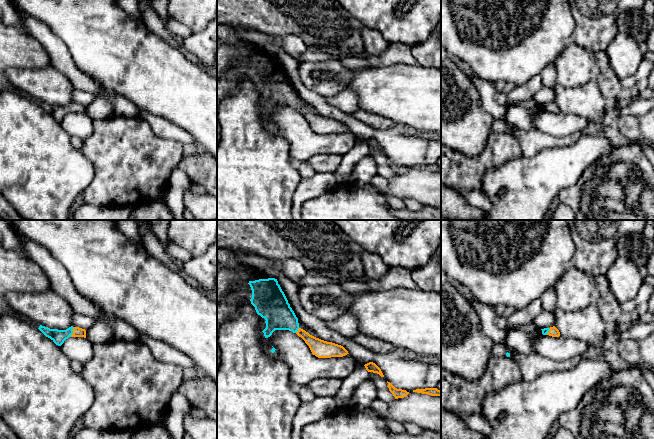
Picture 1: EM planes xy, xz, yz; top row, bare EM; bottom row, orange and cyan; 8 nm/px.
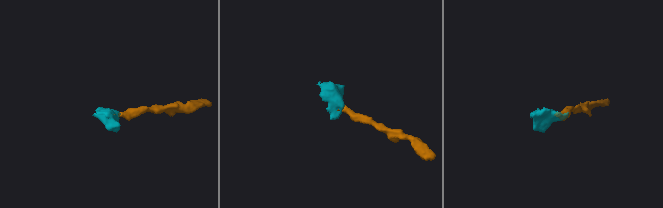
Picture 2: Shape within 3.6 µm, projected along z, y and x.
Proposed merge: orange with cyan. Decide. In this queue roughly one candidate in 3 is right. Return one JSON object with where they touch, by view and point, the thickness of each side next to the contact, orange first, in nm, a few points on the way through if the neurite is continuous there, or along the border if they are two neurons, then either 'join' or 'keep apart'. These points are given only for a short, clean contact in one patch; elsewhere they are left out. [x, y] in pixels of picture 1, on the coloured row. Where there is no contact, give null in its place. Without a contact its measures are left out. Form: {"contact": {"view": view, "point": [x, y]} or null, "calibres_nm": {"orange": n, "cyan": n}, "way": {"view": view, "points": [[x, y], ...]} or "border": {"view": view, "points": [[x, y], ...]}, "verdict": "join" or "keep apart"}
{"contact": {"view": "xy", "point": [73, 332]}, "calibres_nm": {"orange": 80, "cyan": 110}, "way": {"view": "xy", "points": [[77, 332], [73, 332], [58, 336]]}, "verdict": "join"}

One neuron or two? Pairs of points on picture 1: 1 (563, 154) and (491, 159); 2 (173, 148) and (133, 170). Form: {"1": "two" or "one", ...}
{"1": "two", "2": "one"}

